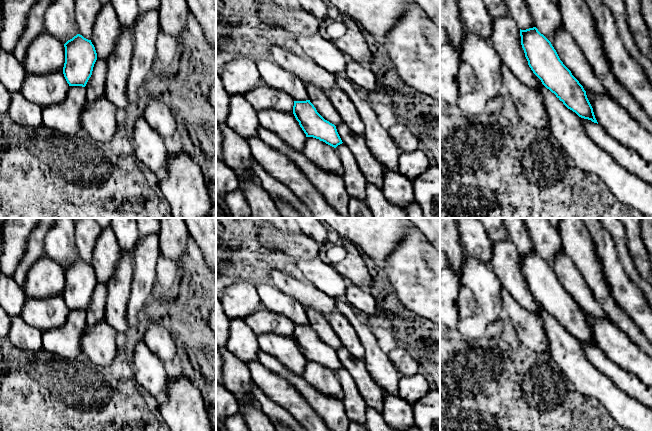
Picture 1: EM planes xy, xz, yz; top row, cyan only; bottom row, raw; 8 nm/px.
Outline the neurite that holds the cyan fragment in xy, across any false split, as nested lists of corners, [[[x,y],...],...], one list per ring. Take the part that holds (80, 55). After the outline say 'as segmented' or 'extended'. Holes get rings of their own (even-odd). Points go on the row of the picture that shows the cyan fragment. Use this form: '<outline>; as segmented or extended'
[[[77,34],[65,44],[64,77],[69,86],[85,87],[92,75],[97,53],[91,40]]]; as segmented

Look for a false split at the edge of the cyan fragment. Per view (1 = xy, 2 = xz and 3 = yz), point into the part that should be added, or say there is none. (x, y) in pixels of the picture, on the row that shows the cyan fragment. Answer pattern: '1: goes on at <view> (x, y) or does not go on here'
1: does not go on here
2: does not go on here
3: does not go on here

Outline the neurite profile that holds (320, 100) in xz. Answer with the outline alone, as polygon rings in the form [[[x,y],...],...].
[[[305,83],[305,86],[309,100],[317,112],[335,126],[339,125],[342,122],[341,117],[330,102],[328,95],[311,83]]]

